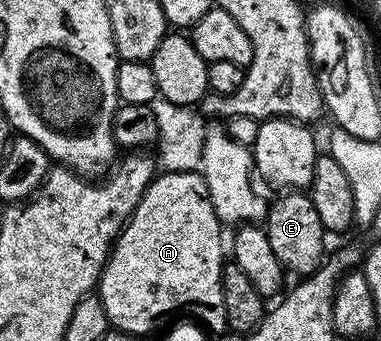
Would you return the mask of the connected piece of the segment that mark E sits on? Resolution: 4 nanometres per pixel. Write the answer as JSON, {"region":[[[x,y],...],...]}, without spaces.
{"region":[[[291,189],[280,195],[283,195],[280,199],[272,198],[267,208],[265,230],[269,237],[269,246],[277,261],[281,261],[284,272],[291,274],[292,271],[295,277],[309,277],[323,264],[328,250],[329,233],[321,225],[317,205],[313,205],[310,194]]]}

